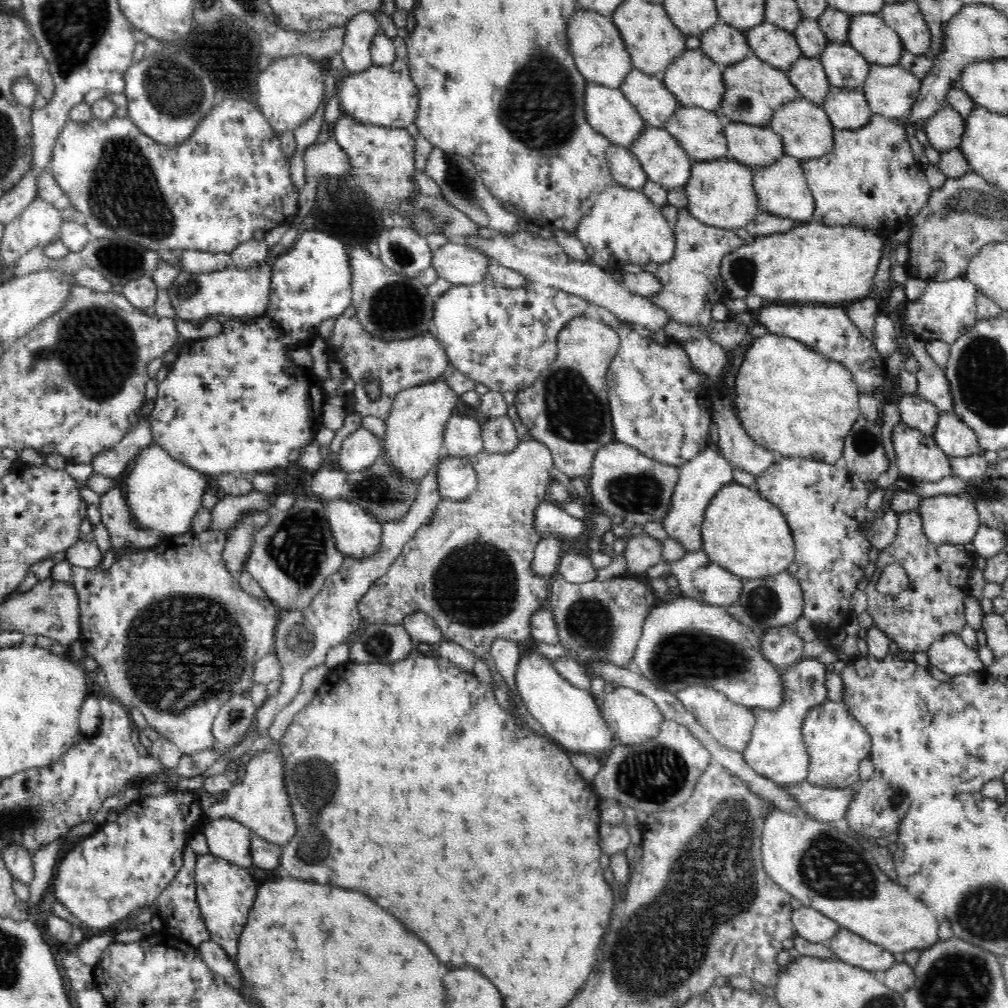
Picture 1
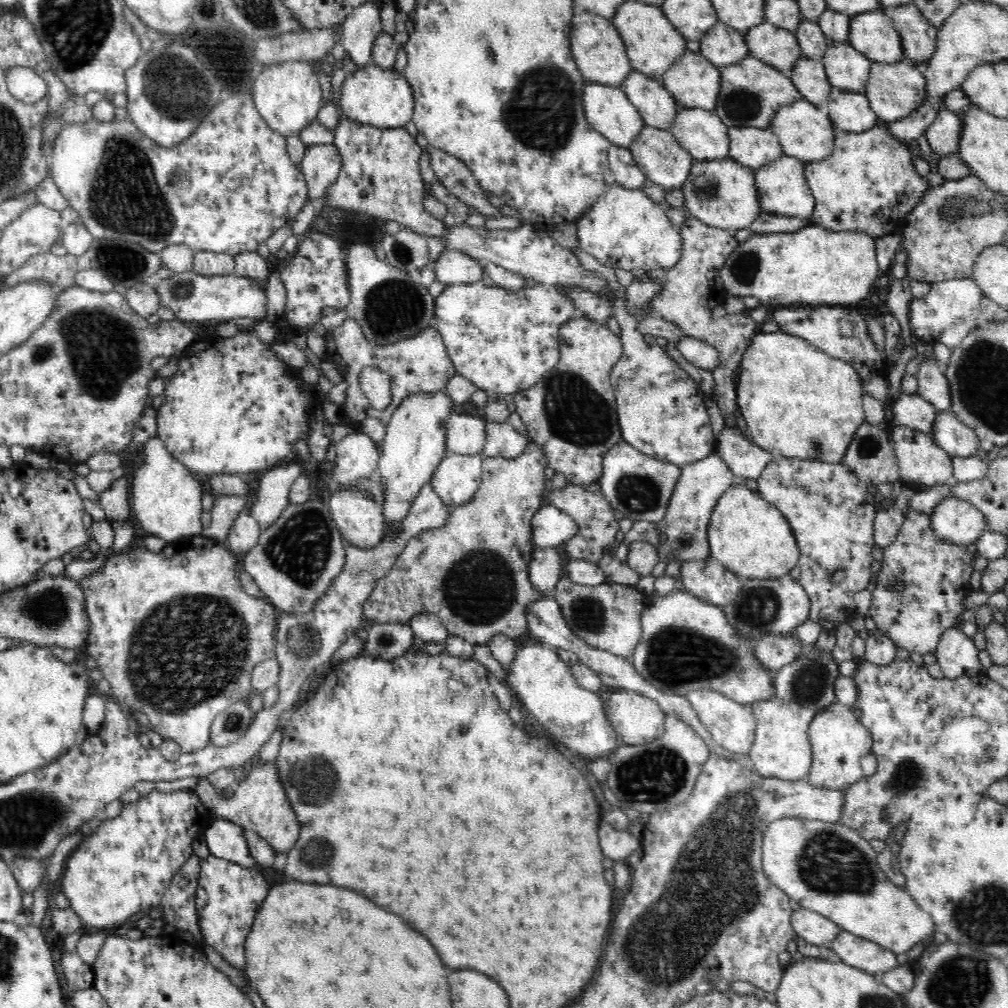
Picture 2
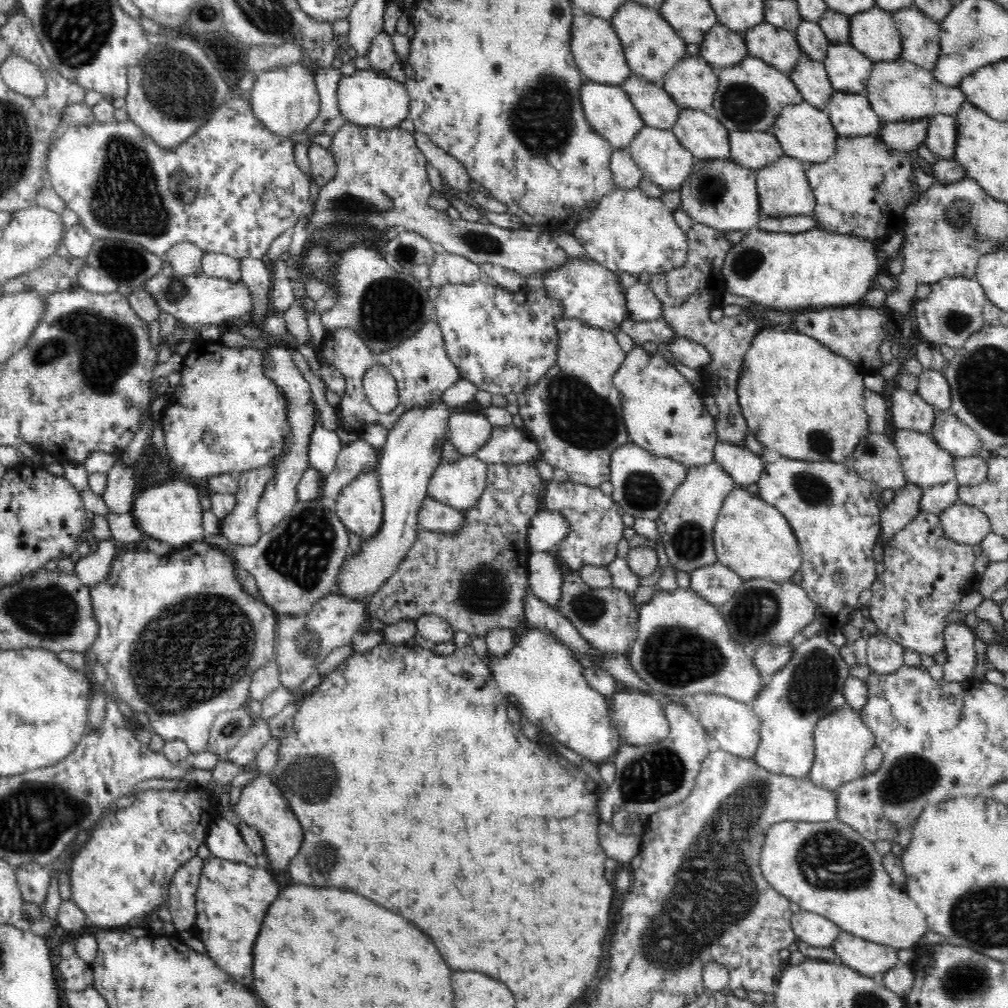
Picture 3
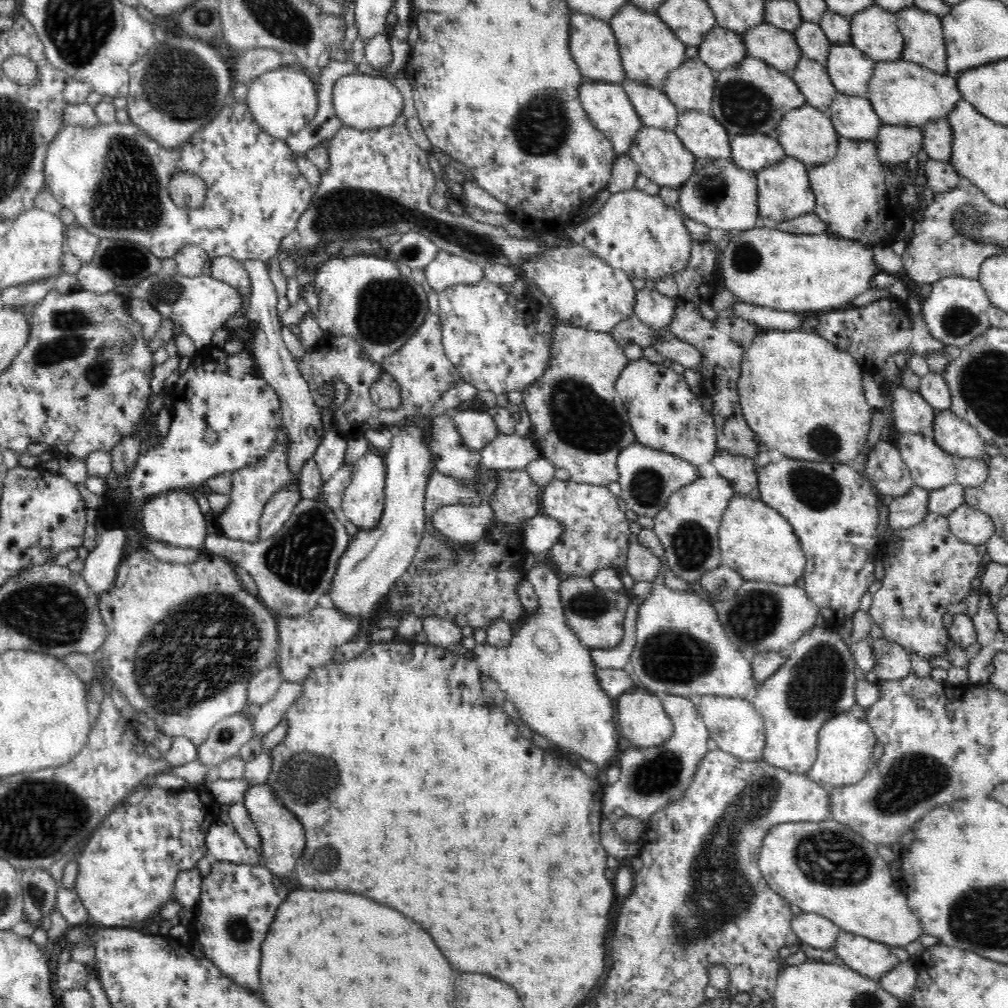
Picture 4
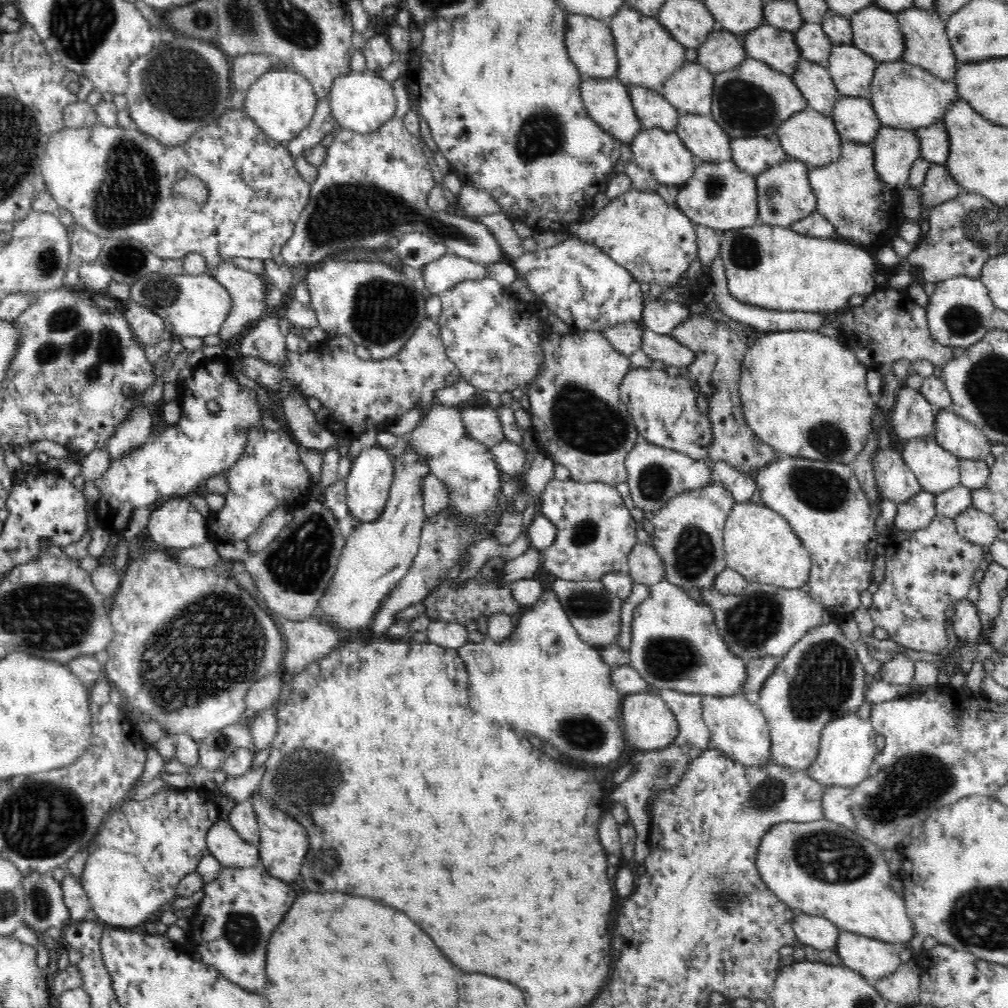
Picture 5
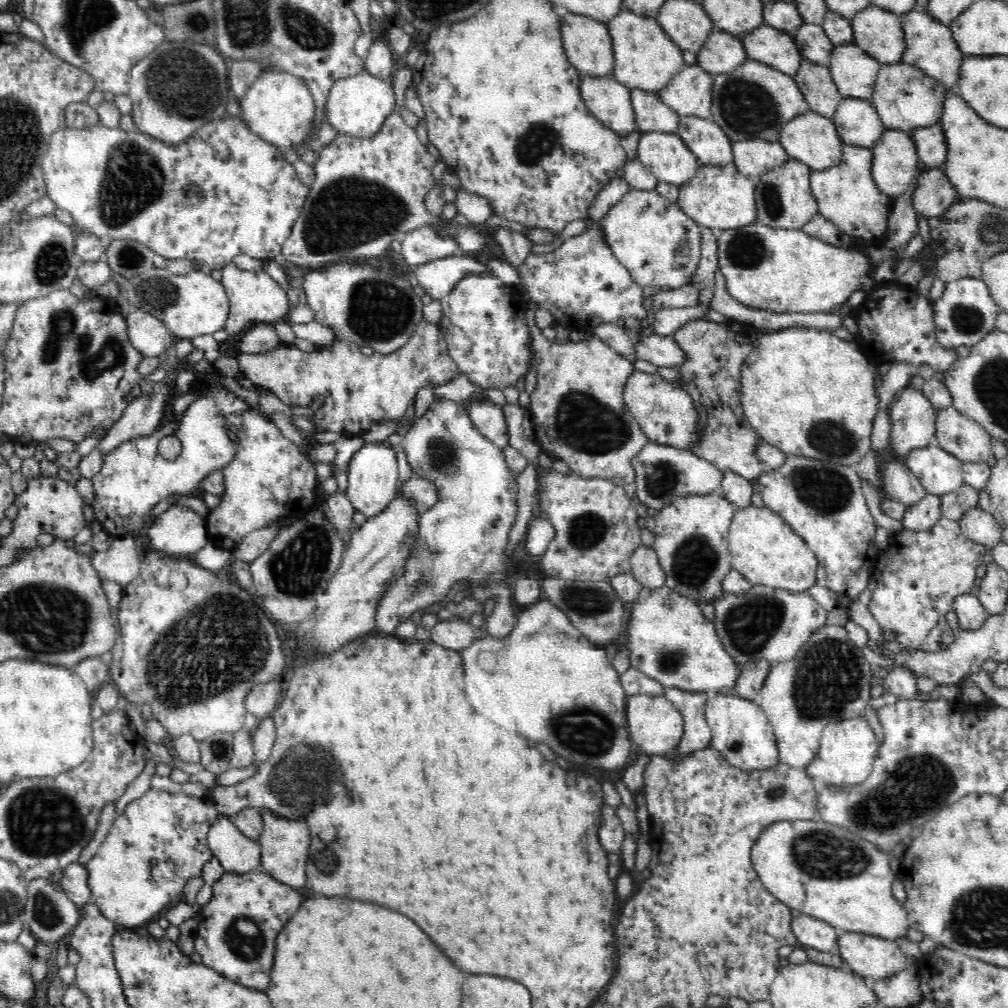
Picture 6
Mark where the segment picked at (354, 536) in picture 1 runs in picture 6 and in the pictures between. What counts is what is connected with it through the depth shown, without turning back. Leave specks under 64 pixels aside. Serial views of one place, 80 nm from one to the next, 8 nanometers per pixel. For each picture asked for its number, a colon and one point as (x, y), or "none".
2: (359, 520)
3: (359, 506)
4: (363, 501)
5: (367, 485)
6: (372, 472)

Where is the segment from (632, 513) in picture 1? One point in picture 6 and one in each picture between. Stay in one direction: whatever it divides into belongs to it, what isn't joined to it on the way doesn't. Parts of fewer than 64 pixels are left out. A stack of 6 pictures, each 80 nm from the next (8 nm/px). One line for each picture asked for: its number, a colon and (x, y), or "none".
2: (638, 486)
3: (642, 482)
4: (648, 478)
5: (655, 474)
6: (663, 472)

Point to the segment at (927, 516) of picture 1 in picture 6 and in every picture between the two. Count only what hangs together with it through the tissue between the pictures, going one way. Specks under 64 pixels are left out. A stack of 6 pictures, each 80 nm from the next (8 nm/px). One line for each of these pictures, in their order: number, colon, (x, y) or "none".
2: (952, 519)
3: (965, 524)
4: (968, 524)
5: (975, 526)
6: (976, 524)

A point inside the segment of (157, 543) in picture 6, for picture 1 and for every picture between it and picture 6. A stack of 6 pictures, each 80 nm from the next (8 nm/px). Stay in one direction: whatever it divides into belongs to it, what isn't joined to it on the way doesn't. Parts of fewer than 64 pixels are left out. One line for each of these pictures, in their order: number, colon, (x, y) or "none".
1: (164, 494)
2: (166, 497)
3: (170, 511)
4: (171, 517)
5: (177, 525)

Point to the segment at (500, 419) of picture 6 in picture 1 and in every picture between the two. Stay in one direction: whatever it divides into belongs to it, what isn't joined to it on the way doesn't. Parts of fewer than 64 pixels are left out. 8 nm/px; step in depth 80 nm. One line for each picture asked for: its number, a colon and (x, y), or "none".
1: (462, 438)
2: (466, 434)
3: (468, 431)
4: (477, 428)
5: (483, 424)

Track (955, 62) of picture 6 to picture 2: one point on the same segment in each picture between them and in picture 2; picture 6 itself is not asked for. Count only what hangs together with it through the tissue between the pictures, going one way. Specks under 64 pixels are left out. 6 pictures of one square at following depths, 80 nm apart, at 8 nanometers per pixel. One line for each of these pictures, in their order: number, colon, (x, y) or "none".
2: (918, 36)
3: (919, 34)
4: (923, 44)
5: (926, 43)

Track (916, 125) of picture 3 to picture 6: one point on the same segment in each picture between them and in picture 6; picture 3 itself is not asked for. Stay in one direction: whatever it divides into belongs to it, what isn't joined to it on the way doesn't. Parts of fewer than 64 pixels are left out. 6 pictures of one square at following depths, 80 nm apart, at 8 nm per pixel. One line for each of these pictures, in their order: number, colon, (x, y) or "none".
4: (895, 145)
5: (895, 150)
6: (895, 161)

